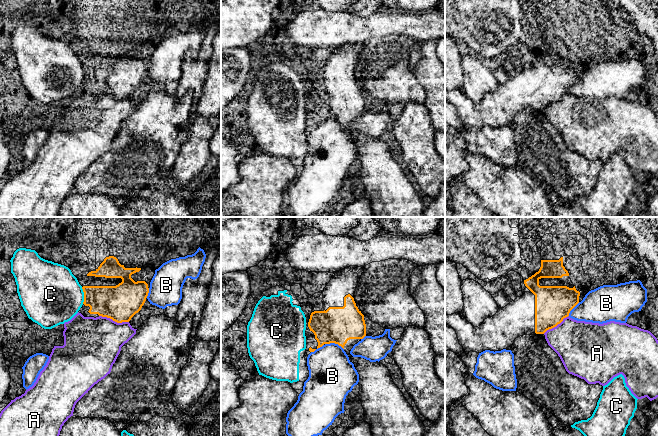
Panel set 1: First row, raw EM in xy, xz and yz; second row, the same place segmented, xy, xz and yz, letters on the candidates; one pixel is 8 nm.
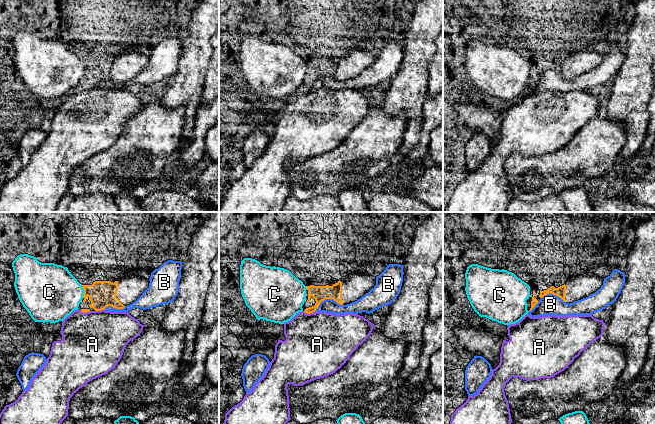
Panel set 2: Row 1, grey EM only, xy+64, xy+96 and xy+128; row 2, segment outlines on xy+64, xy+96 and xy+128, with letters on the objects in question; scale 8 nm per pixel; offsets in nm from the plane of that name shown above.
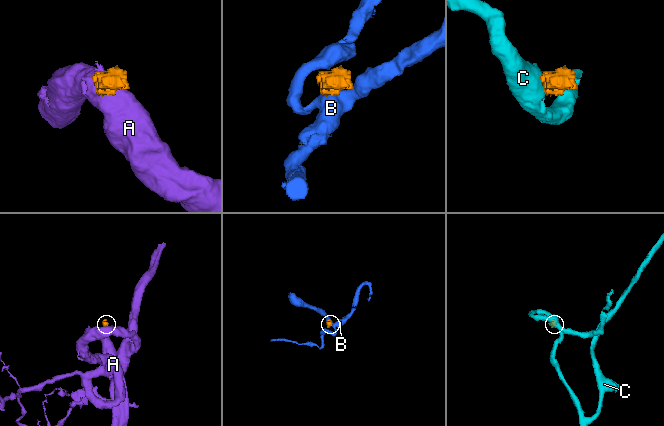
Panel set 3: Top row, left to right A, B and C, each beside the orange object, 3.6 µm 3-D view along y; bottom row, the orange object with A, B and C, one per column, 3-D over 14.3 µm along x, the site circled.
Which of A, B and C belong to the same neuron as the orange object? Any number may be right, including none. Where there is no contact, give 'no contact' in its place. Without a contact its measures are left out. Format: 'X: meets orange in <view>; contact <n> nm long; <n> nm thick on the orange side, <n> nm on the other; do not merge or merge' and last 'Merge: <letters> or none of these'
A: meets orange in xy; contact 240 nm long; 300 nm thick on the orange side, 420 nm on the other; do not merge
B: meets orange in xz; contact 160 nm long; 300 nm thick on the orange side, 360 nm on the other; do not merge
C: meets orange in xy; contact 140 nm long; 260 nm thick on the orange side, 460 nm on the other; do not merge
Merge: none of these

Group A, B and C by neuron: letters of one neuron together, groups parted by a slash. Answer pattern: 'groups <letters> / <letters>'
groups A / B / C

